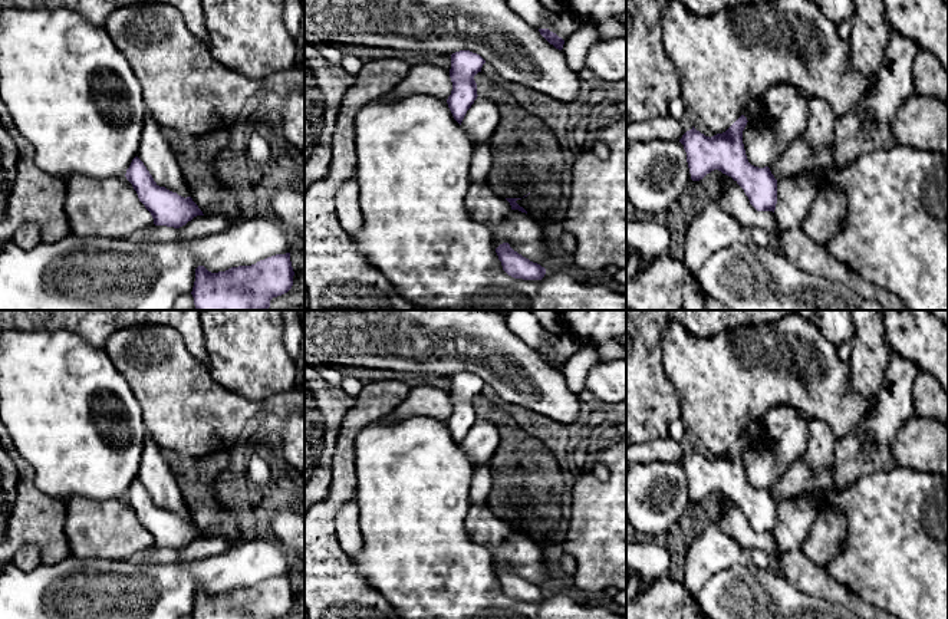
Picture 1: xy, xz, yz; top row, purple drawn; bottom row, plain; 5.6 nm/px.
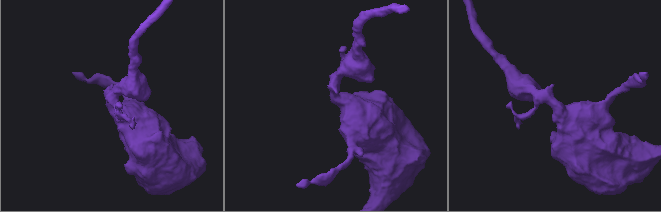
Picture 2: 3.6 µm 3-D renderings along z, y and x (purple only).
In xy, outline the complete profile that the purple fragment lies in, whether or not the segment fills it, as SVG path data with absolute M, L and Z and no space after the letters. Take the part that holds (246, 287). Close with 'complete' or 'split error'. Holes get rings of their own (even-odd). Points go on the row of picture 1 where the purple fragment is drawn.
M290 253L218 273L198 266L191 294L197 310L269 310L273 297L292 289L293 276Z | complete

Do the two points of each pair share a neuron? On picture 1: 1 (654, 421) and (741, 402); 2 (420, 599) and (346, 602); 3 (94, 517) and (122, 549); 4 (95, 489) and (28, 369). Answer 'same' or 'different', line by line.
1: different
2: different
3: same
4: same

